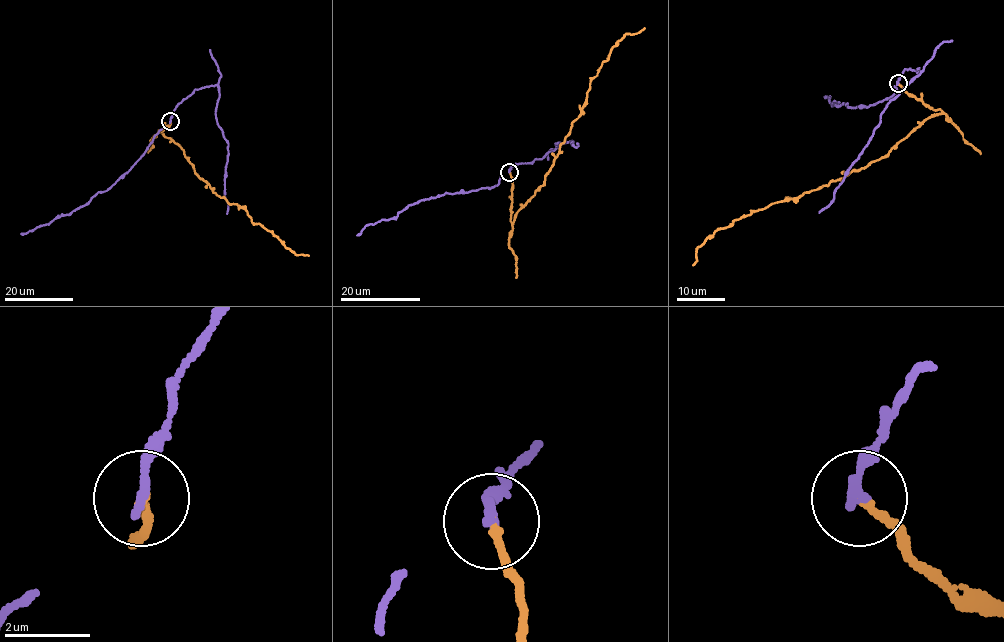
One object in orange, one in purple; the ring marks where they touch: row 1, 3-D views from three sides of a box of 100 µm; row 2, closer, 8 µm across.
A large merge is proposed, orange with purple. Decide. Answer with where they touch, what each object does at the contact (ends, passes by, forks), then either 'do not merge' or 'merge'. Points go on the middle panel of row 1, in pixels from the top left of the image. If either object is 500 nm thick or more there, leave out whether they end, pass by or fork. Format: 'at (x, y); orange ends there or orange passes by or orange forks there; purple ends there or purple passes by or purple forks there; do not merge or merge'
at (509, 172); orange ends there; purple ends there; do not merge

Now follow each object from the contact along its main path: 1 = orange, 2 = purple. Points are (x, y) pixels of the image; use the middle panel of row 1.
1: (509, 172), (512, 222), (543, 184), (578, 117), (590, 81), (612, 47), (644, 28)
2: (509, 172), (512, 165), (543, 158), (553, 151), (556, 143), (572, 141), (574, 147), (577, 143)

